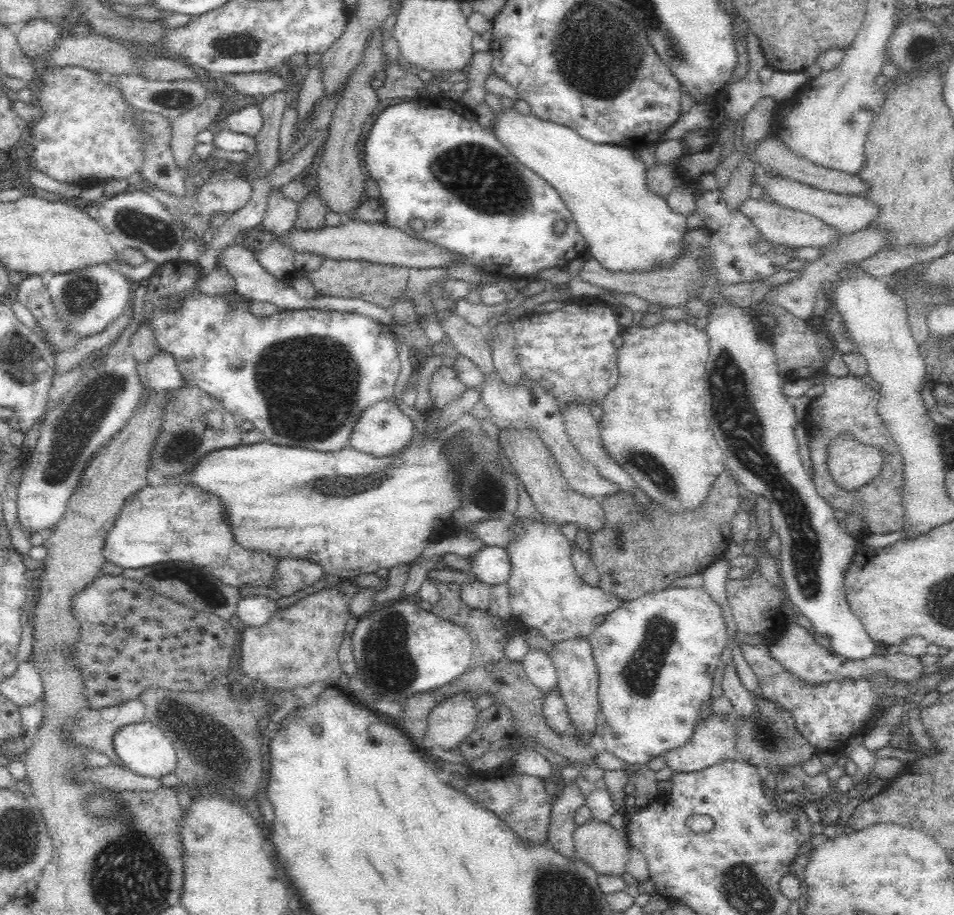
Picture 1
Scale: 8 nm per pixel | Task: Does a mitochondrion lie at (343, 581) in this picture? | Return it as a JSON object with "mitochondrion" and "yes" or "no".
{"mitochondrion":"no"}

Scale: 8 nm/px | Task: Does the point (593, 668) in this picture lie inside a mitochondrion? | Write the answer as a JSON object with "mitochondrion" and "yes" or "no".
{"mitochondrion":"no"}

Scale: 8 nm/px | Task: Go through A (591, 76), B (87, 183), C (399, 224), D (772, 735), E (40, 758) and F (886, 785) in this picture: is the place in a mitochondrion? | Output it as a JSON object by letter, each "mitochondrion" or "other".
{"A":"mitochondrion","B":"other","C":"other","D":"mitochondrion","E":"other","F":"other"}

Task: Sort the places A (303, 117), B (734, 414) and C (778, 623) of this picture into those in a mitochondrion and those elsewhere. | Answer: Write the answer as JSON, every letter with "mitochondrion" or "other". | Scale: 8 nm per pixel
{"A":"other","B":"mitochondrion","C":"other"}

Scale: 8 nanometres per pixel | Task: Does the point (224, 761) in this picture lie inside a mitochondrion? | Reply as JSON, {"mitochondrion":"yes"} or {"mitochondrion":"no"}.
{"mitochondrion":"yes"}

